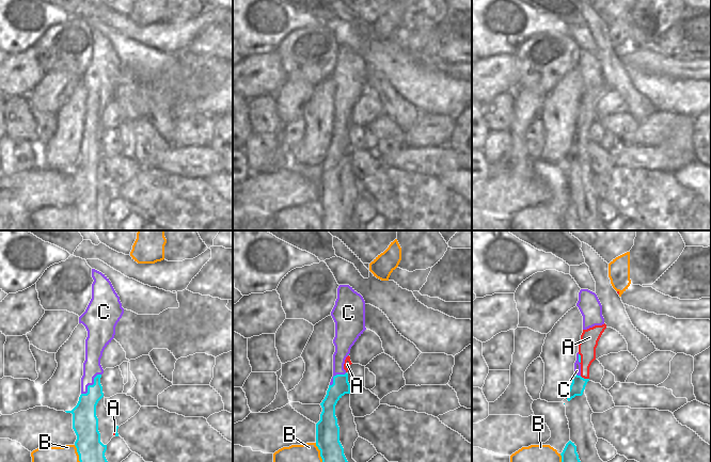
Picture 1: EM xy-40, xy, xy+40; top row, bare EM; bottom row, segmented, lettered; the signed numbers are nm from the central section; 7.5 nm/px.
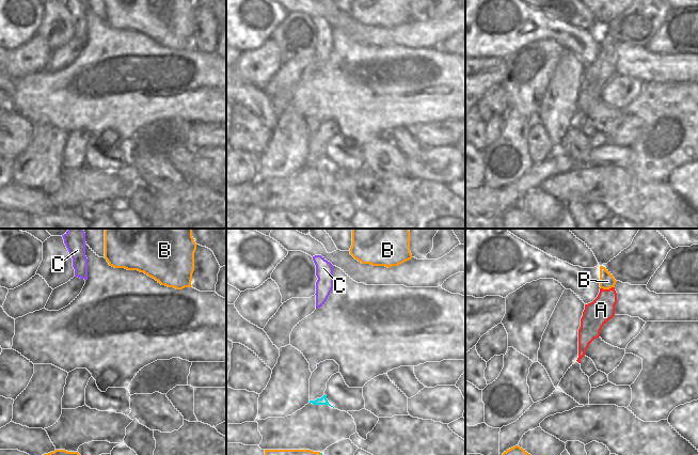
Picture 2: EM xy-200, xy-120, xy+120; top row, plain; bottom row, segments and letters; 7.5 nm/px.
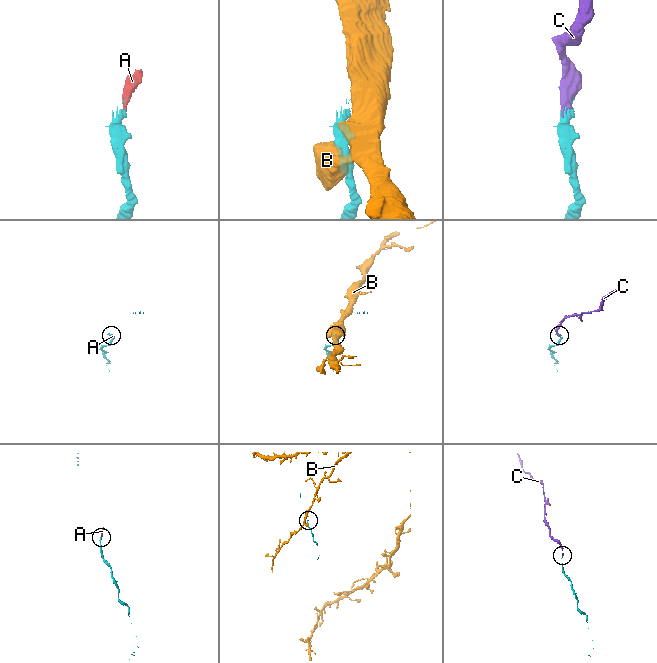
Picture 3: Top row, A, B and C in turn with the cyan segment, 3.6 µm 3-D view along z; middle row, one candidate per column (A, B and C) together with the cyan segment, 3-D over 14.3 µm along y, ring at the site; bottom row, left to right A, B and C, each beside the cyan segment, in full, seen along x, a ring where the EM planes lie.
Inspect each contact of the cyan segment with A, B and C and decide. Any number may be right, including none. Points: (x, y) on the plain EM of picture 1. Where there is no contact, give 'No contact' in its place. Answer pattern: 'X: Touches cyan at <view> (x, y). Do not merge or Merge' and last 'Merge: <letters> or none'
A: Touches cyan at xy+40 (583, 139). Do not merge
B: Touches cyan at xy (320, 217). Do not merge
C: Touches cyan at xy-40 (91, 146). Merge
Merge: C.

